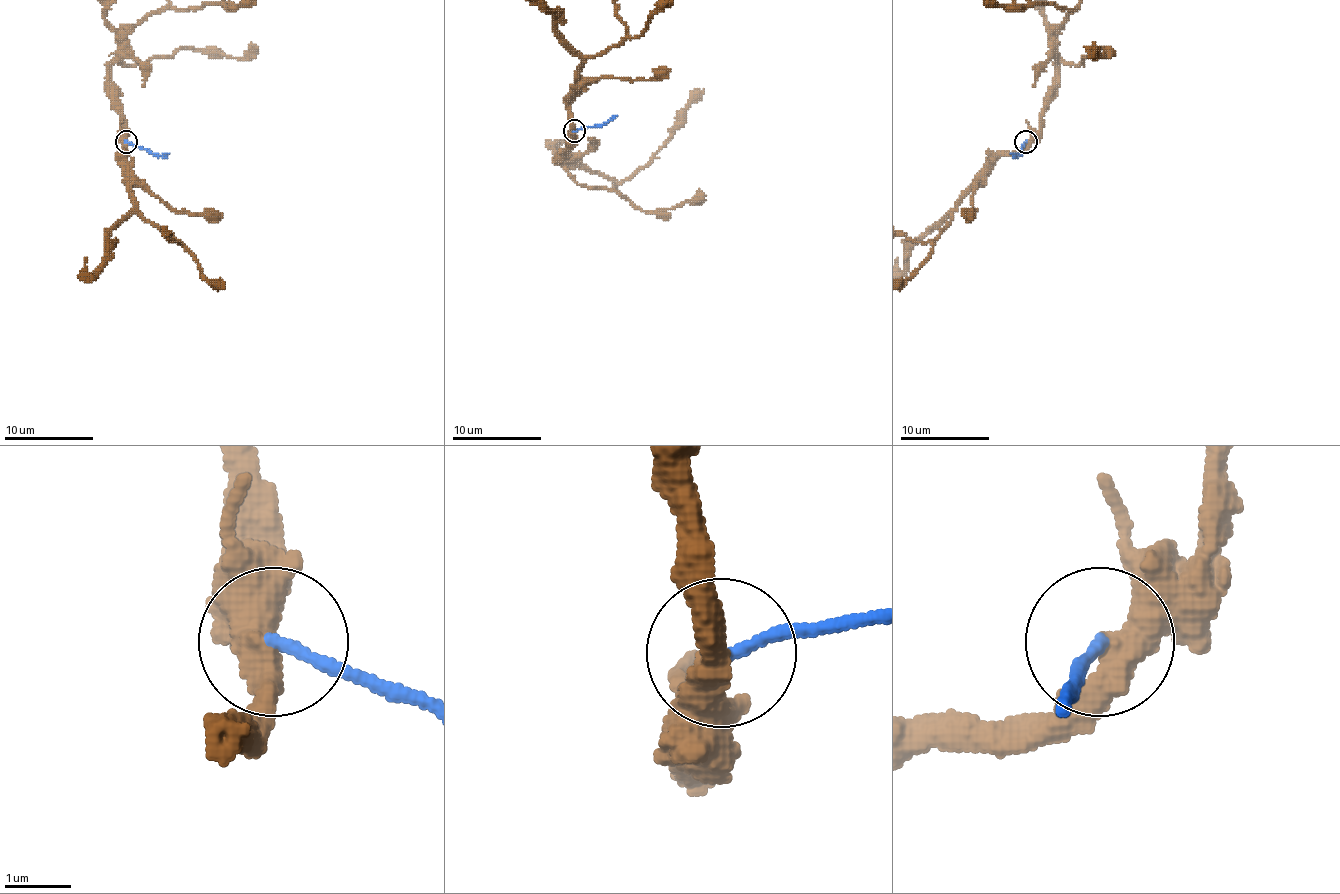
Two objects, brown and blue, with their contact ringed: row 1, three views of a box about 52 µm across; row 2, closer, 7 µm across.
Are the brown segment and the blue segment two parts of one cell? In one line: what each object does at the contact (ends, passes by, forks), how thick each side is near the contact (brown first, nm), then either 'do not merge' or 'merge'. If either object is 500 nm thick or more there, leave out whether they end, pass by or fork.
brown passes by; blue ends; calibres 480 and 170 nm; do not merge

